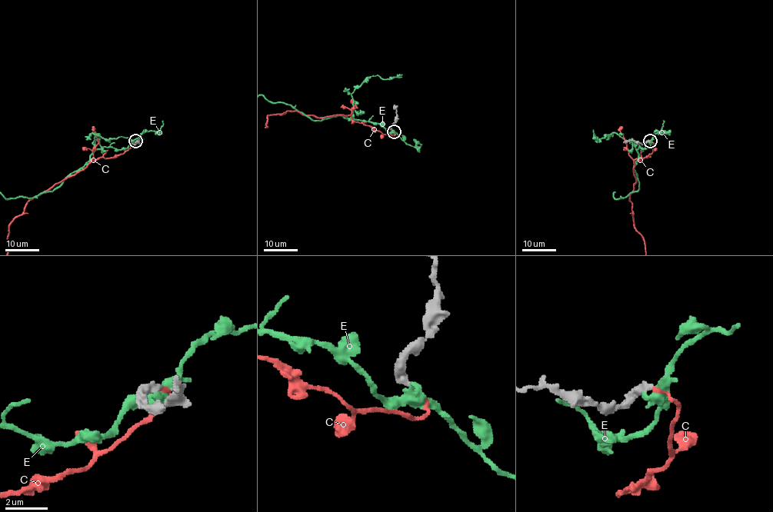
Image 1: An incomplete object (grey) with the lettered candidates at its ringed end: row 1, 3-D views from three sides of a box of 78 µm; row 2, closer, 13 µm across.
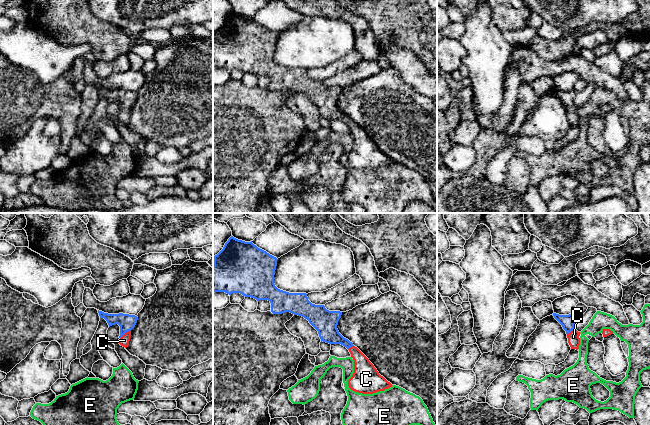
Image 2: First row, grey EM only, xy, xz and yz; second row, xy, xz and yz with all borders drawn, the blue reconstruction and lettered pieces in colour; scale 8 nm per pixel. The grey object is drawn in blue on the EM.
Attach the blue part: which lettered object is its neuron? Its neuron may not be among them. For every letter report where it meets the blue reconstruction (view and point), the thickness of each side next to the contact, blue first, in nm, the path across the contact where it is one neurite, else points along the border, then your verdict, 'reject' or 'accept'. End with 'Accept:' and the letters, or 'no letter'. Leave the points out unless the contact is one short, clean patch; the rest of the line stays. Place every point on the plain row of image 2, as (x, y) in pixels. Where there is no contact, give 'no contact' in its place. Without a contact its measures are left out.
C: xy (125, 108) | 130/80 nm | across xy (127, 98), (125, 108), (124, 116) | accept
E: no contact | reject
Accept: C

